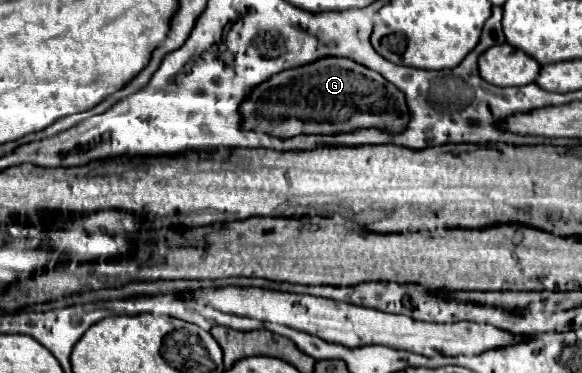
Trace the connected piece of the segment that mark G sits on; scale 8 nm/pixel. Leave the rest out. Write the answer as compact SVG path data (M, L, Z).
M342 56L318 58L310 64L274 74L250 90L238 112L242 116L240 128L282 140L300 134L336 136L366 128L400 134L410 122L406 96L400 88L382 74Z

